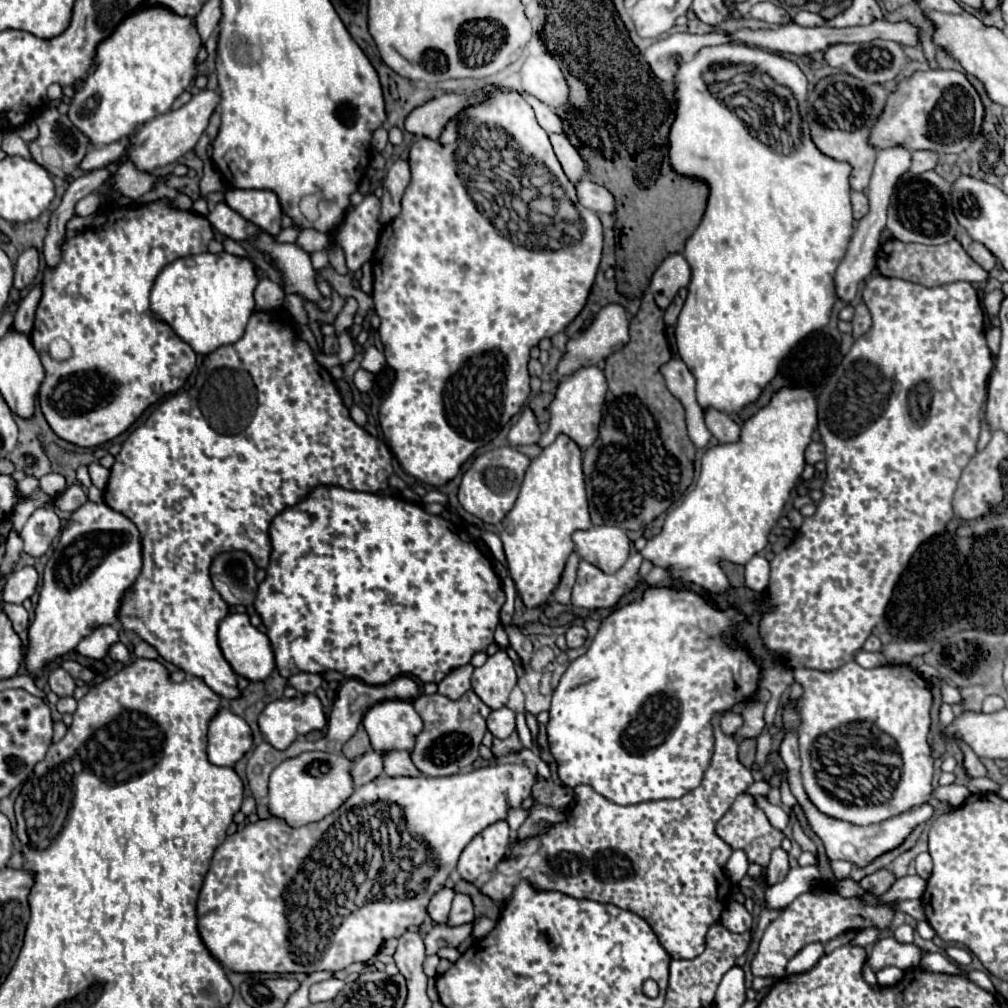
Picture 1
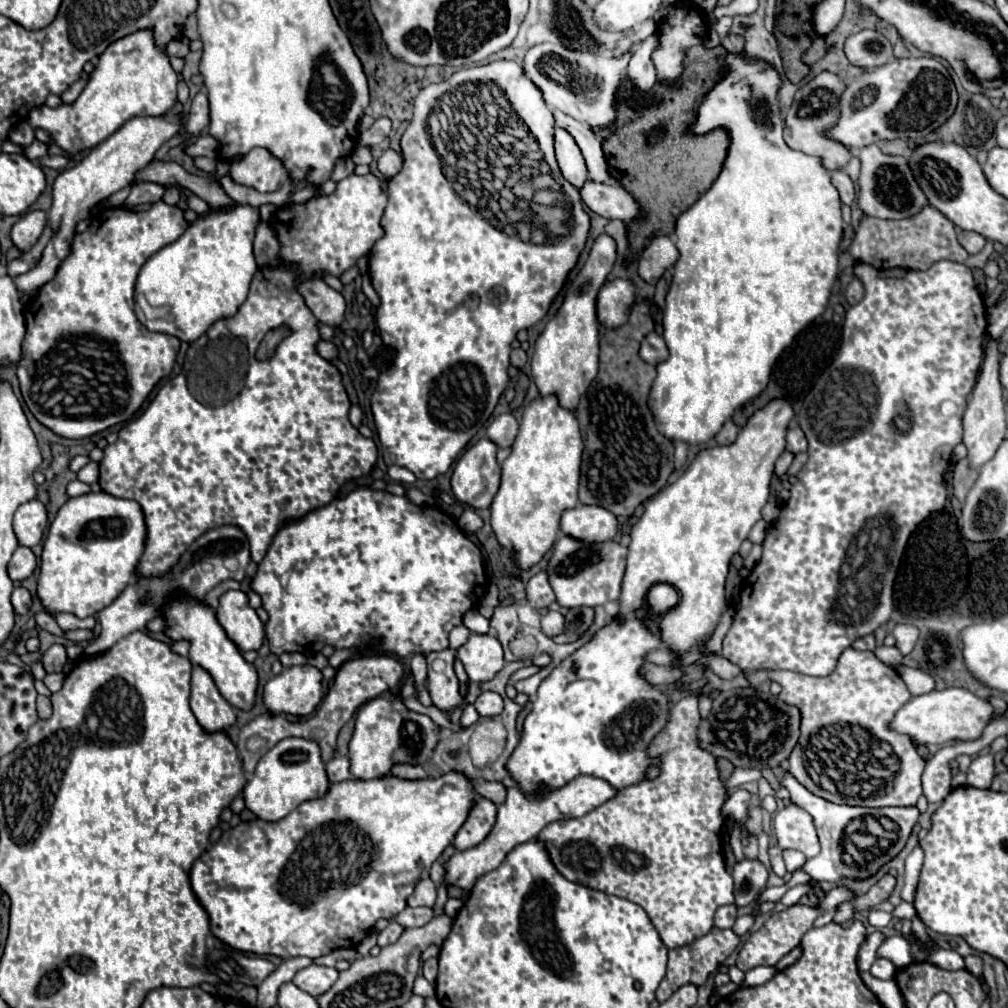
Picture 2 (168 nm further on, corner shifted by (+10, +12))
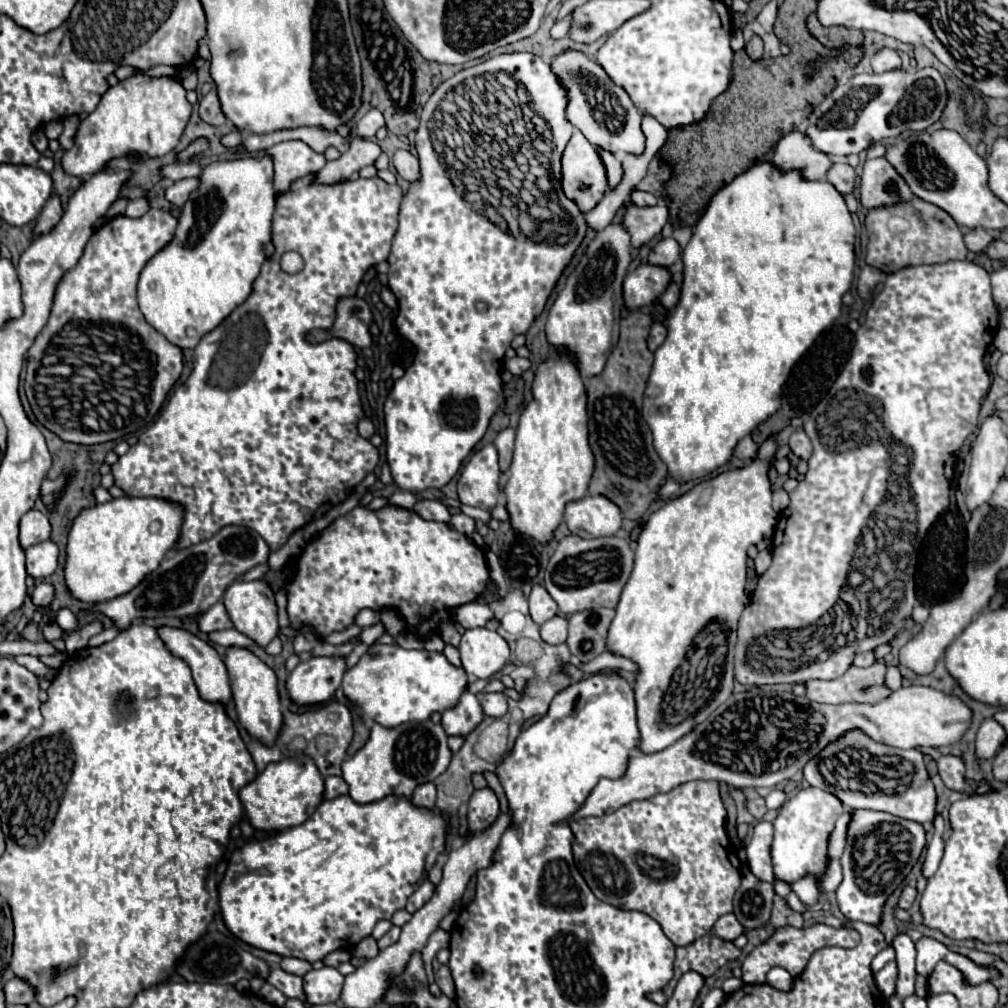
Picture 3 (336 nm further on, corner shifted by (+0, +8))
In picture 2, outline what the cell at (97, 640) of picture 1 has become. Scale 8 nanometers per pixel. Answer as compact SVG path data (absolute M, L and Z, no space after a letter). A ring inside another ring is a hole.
M60 612L60 614L56 614L54 618L56 618L56 622L58 622L58 626L60 626L62 630L76 630L76 628L88 628L88 630L90 630L90 628L96 624L94 616L78 618L78 616L68 614L68 612Z

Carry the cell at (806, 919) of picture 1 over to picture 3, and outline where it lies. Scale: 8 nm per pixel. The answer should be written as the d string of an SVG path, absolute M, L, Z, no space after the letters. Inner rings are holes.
M812 924L808 928L792 928L792 926L784 926L784 928L776 928L774 934L762 942L760 946L756 946L744 960L742 964L742 980L746 984L764 984L764 978L766 978L766 972L774 966L780 966L784 970L788 970L790 974L798 976L810 956L818 950L818 948L824 948L824 946L840 946L843 948L852 948L860 942L860 935L858 932L847 928L832 928L828 924Z

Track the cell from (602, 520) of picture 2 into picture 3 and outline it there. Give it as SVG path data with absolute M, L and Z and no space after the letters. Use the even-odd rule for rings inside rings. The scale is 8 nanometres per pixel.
M584 496L566 504L564 520L572 534L582 538L614 536L622 526L620 508L604 496Z

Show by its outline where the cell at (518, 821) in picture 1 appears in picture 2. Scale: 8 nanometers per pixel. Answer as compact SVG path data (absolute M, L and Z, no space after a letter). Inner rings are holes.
M476 780L474 782L474 790L492 800L494 804L502 804L504 802L504 796L506 796L506 788L500 784L500 782L488 782L488 780Z

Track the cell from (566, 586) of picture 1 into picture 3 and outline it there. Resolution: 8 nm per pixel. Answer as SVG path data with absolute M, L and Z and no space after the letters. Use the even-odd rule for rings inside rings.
M536 584L530 594L530 616L536 624L544 624L546 620L554 618L558 614L558 604L554 604L554 598L542 588L542 584Z

